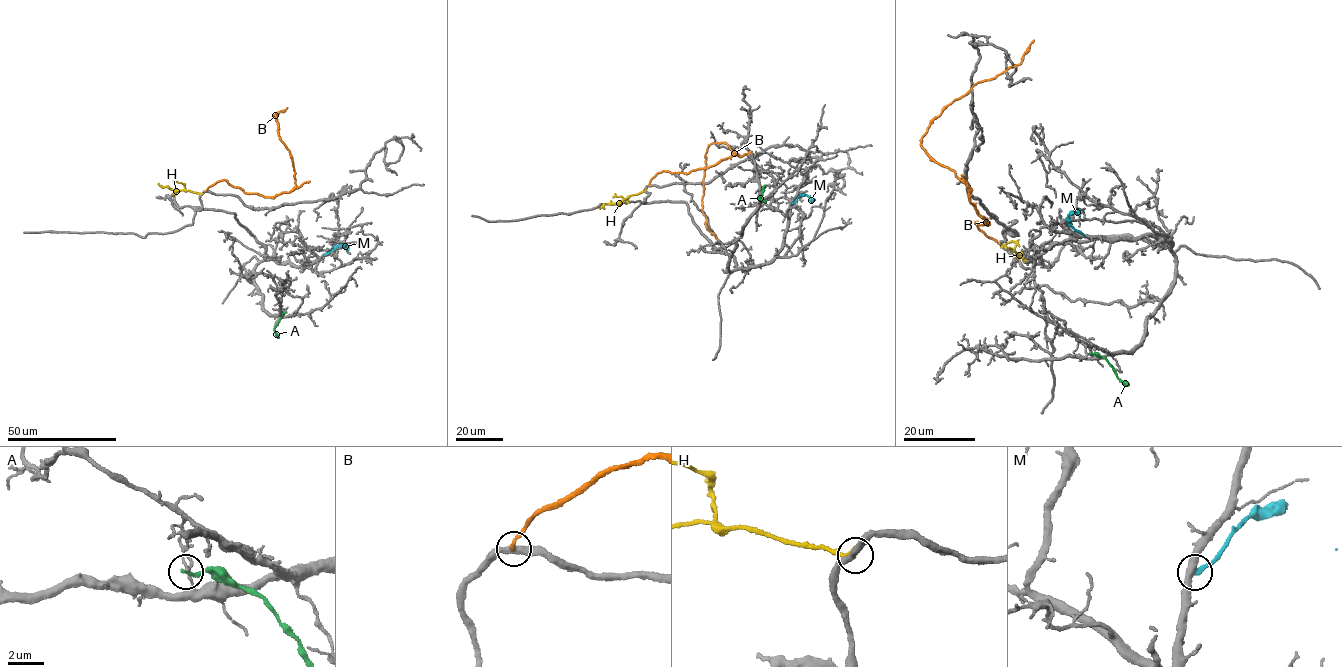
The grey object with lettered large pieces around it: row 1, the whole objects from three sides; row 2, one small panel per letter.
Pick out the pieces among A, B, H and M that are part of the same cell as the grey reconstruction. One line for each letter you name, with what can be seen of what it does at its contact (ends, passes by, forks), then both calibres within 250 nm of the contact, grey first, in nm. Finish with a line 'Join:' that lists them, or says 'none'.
Join: none

